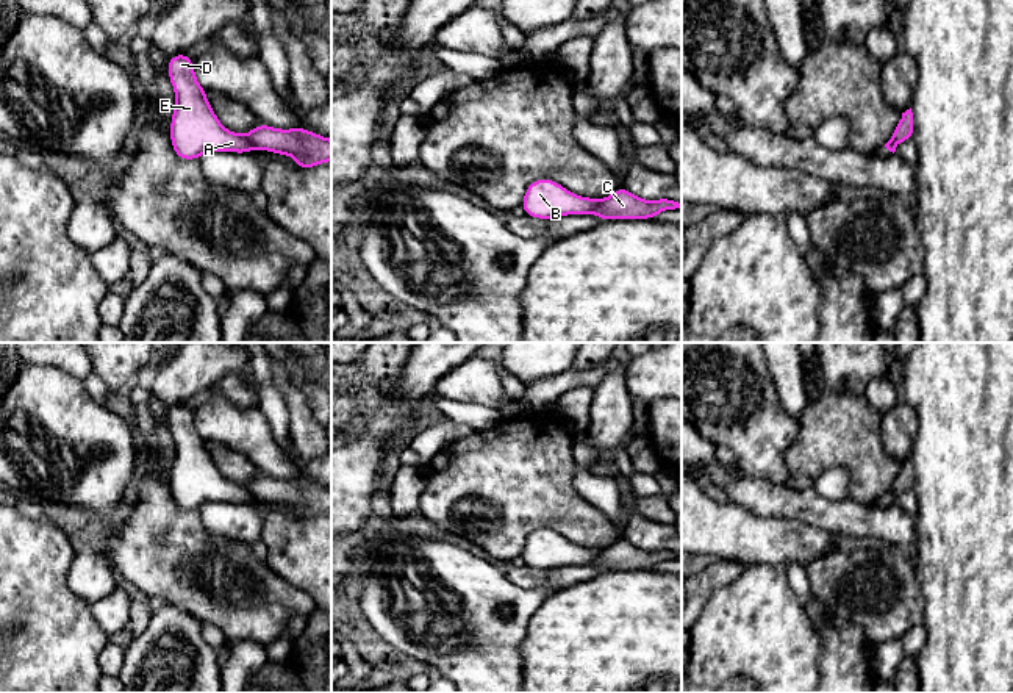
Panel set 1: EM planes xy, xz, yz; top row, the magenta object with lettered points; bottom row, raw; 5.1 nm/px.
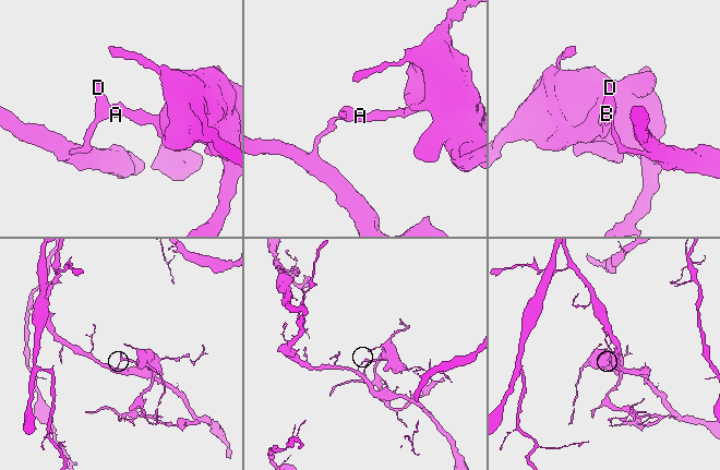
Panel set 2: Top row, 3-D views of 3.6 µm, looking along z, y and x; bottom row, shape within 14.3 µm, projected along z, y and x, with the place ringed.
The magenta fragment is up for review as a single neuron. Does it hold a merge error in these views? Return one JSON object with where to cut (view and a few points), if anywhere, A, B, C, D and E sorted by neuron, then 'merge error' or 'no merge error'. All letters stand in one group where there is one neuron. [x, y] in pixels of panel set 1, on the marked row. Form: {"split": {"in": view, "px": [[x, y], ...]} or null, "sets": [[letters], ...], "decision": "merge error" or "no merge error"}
{"split": {"in": "xz", "px": [[601, 201], [590, 211]]}, "sets": [["A", "B", "D", "E"], ["C"]], "decision": "merge error"}

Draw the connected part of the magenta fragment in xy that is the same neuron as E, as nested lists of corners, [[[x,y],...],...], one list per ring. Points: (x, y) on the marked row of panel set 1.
[[[186,53],[169,58],[167,72],[175,91],[170,142],[178,160],[199,160],[206,152],[250,153],[253,144],[227,130],[206,100]]]

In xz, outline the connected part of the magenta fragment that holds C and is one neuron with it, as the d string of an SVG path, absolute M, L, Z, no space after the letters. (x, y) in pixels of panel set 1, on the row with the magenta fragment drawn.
M617 188L611 196L600 200L591 213L605 222L614 219L653 219L661 211L680 206L682 203L668 199L649 202L625 188Z

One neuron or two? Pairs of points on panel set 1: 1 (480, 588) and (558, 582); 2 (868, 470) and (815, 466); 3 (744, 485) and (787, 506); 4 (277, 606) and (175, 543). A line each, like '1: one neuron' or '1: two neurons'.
1: two neurons
2: one neuron
3: one neuron
4: one neuron

